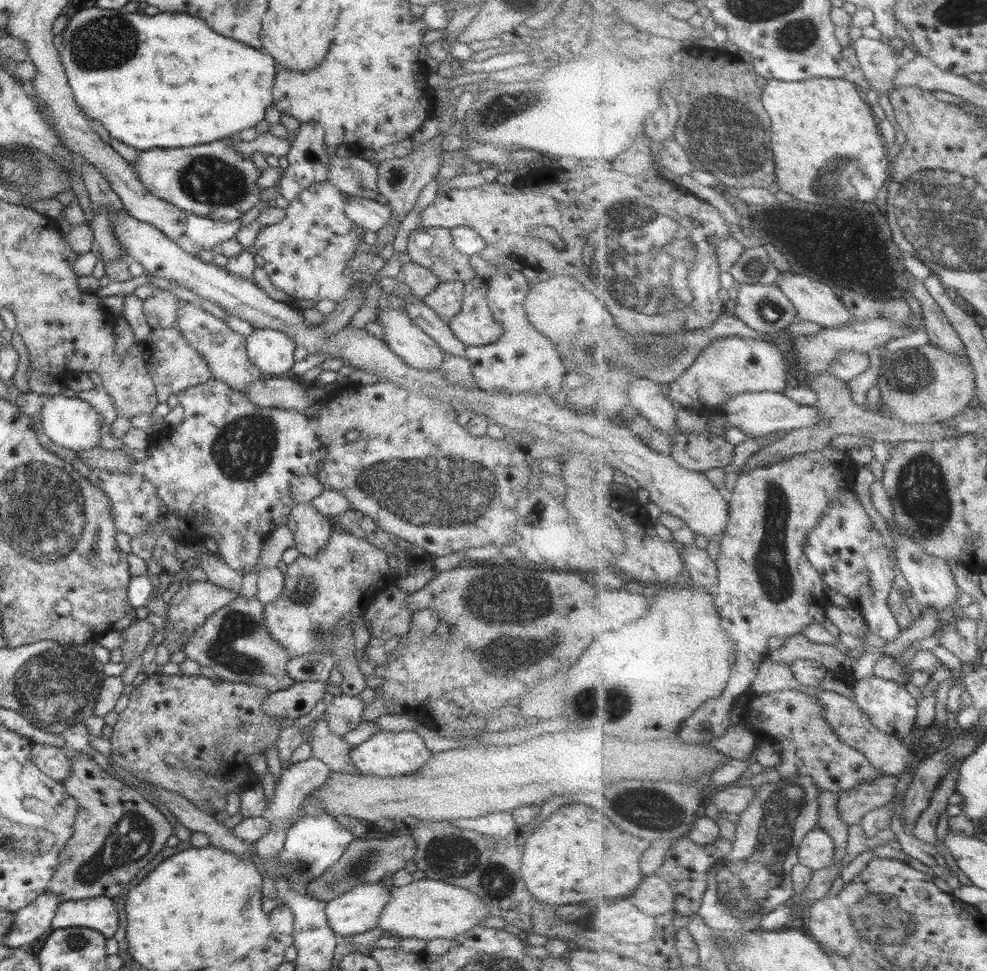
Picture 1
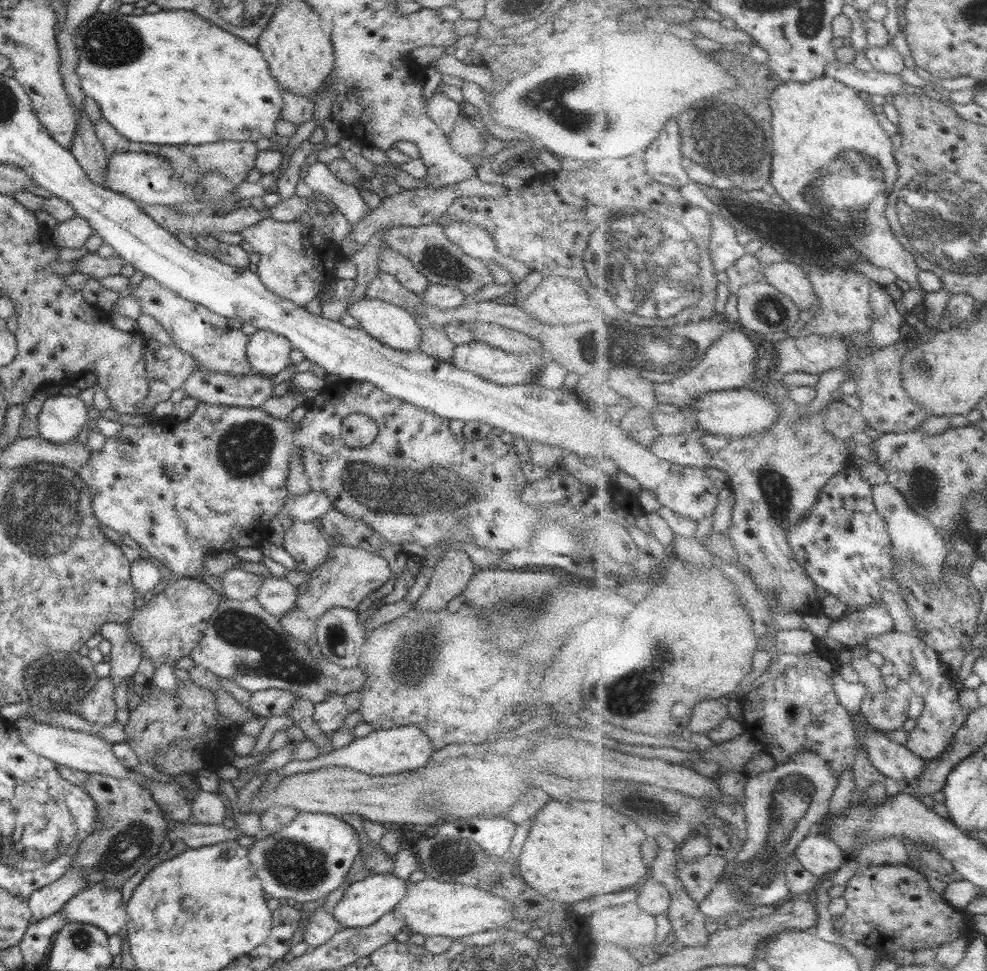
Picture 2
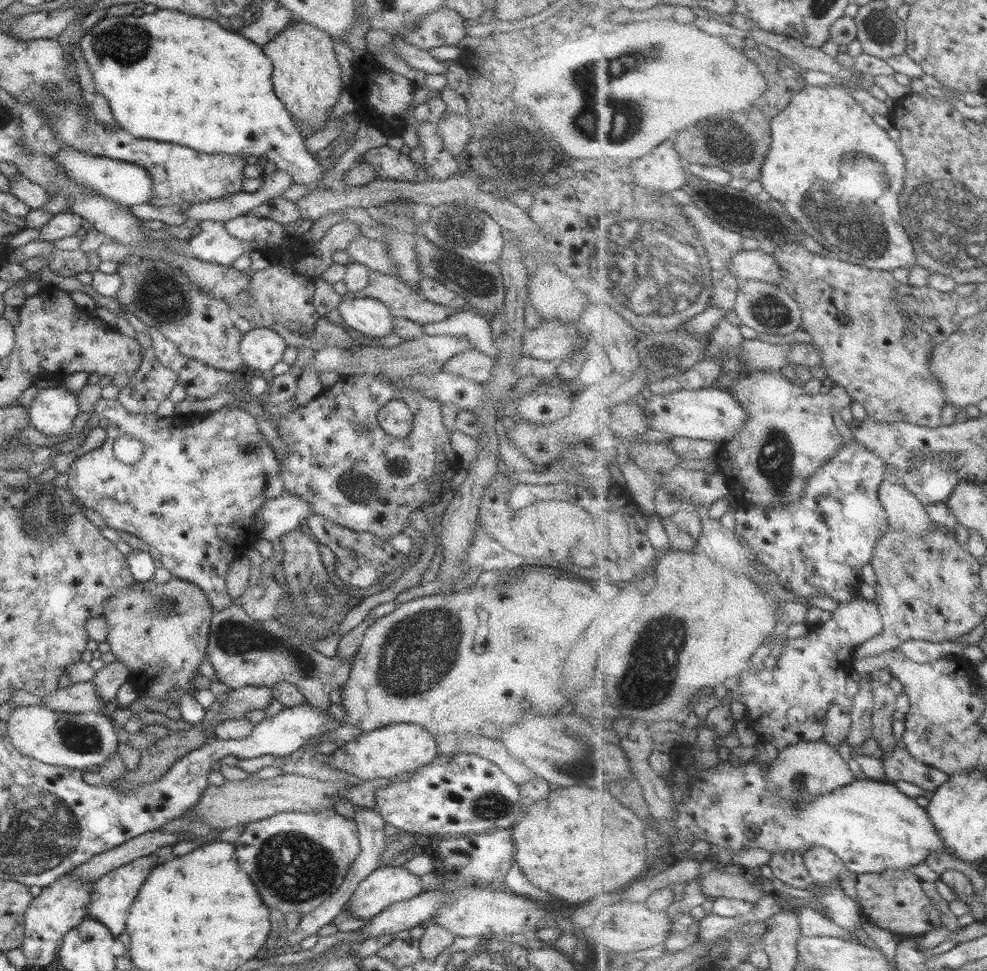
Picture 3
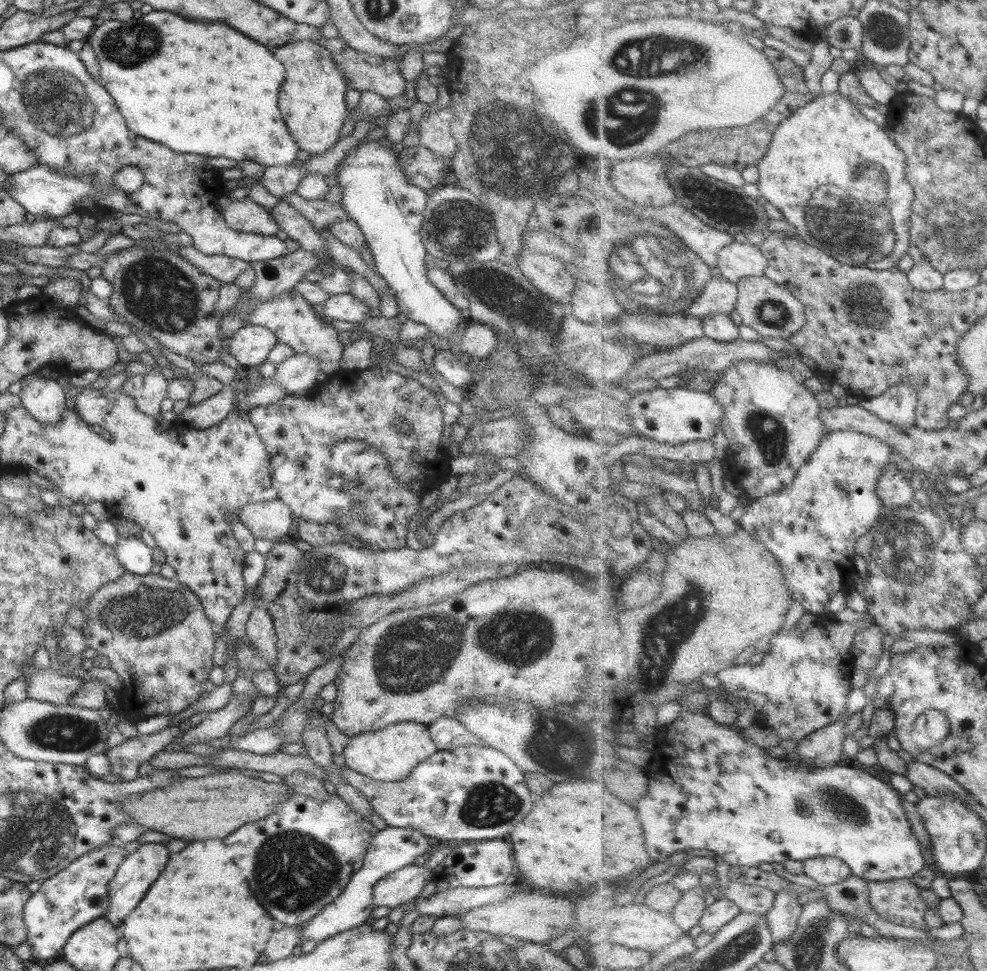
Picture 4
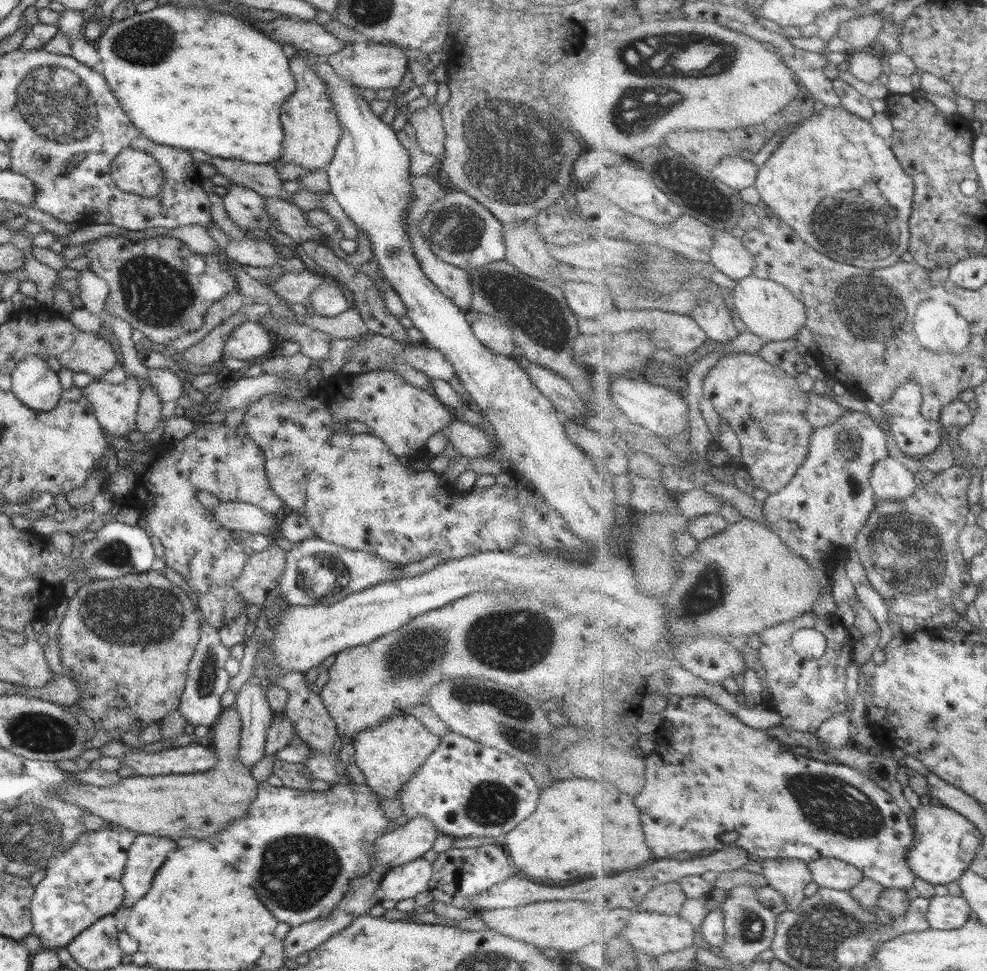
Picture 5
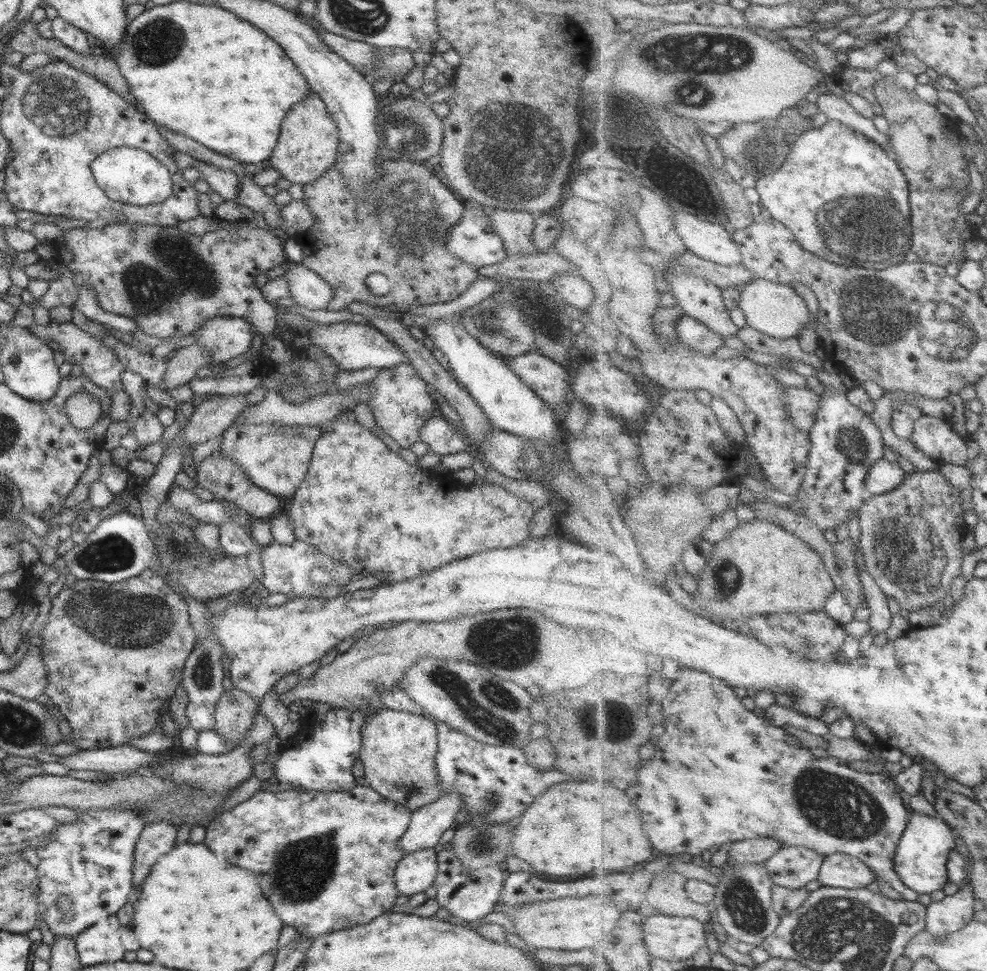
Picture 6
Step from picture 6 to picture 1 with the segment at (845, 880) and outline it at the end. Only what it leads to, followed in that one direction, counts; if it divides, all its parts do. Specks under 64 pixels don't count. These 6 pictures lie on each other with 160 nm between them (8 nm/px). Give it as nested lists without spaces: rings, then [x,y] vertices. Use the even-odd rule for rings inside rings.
[[[822,828],[808,833],[799,851],[800,862],[815,872],[834,866],[836,842]]]

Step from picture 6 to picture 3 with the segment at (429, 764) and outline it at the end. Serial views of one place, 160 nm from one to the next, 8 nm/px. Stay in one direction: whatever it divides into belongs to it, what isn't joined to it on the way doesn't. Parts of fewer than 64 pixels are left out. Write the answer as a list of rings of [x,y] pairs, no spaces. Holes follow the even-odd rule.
[[[390,724],[362,733],[354,740],[341,743],[323,762],[329,767],[345,770],[361,780],[388,778],[388,780],[406,777],[408,772],[415,772],[433,761],[440,754],[436,736],[423,726],[413,724]]]

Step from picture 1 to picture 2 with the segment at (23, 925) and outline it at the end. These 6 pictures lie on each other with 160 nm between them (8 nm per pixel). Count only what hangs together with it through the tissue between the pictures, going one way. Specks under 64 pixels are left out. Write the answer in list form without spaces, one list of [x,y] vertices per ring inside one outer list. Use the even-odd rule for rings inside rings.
[[[68,870],[57,882],[44,886],[29,894],[29,908],[32,912],[31,923],[46,920],[64,908],[70,898],[84,890],[86,878],[80,870]]]

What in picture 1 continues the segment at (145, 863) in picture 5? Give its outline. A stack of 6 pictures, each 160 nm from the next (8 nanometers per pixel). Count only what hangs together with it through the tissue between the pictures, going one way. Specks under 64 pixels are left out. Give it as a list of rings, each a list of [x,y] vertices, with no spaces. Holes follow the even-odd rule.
[[[94,897],[62,902],[52,920],[51,927],[61,929],[76,926],[96,929],[106,938],[112,938],[118,930],[119,922],[117,904],[113,899]]]

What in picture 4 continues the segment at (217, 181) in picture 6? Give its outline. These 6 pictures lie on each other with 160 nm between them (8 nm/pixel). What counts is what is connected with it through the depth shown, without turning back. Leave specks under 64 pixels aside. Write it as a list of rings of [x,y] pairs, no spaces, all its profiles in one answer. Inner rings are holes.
[[[248,197],[224,201],[221,204],[221,216],[235,231],[272,236],[279,230],[279,224],[272,214]]]

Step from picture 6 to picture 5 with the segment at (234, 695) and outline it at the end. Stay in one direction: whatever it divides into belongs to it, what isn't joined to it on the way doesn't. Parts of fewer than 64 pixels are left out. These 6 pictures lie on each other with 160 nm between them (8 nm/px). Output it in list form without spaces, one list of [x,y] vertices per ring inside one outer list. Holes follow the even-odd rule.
[[[233,704],[223,709],[212,728],[217,763],[205,772],[147,777],[134,775],[122,777],[110,786],[68,783],[53,792],[67,803],[77,804],[83,810],[138,835],[207,839],[231,820],[244,816],[259,787],[252,776],[252,768],[246,768],[238,757],[242,719],[236,706]]]

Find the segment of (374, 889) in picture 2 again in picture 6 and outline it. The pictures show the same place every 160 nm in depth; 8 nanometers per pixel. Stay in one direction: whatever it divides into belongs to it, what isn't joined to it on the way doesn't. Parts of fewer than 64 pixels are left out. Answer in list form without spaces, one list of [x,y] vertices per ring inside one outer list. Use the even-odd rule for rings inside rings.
[[[433,848],[405,854],[394,872],[394,886],[402,896],[425,893],[434,885],[438,873],[438,858]]]

